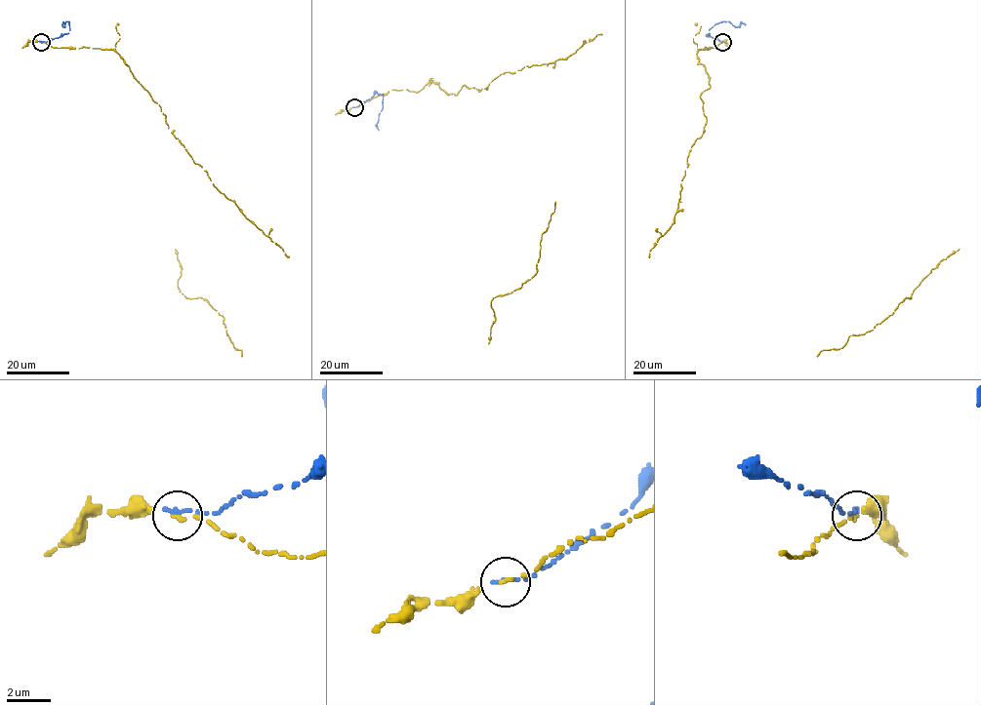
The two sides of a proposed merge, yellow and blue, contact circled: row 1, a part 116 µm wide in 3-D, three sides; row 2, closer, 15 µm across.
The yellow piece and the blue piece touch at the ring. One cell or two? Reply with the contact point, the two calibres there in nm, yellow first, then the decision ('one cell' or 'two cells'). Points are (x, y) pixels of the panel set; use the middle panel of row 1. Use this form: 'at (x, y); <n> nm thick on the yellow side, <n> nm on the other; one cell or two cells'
at (354, 107); 180 nm thick on the yellow side, 200 nm on the other; two cells

